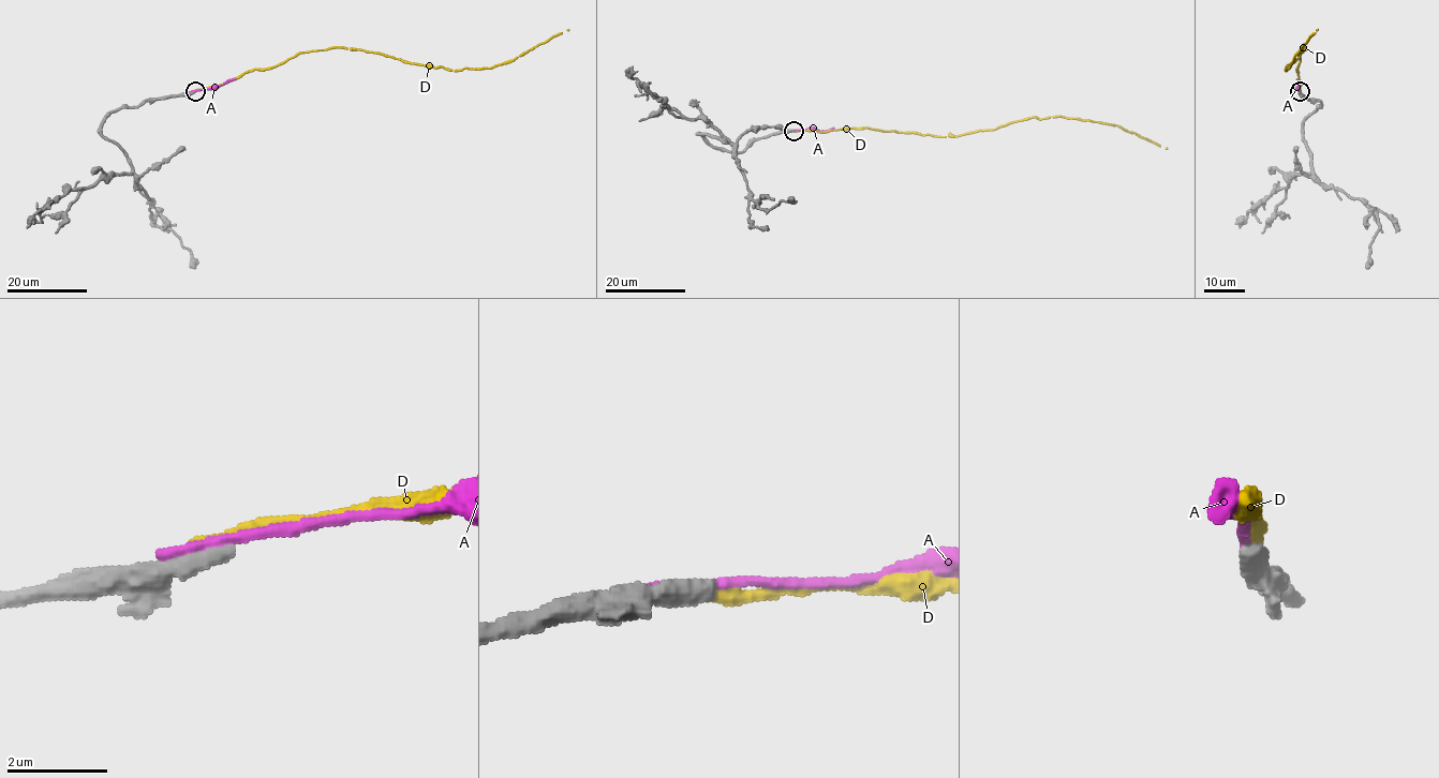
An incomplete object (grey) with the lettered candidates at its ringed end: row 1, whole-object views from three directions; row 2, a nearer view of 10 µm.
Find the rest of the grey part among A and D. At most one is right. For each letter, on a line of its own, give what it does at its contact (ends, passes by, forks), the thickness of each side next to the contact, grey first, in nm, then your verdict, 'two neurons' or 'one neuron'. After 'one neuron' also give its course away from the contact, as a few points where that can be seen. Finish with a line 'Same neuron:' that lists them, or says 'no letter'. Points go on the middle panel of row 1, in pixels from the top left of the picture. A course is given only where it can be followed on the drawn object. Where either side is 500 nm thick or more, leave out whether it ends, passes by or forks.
A: 550/240 nm | two neurons
D: it ends | 480/280 nm | two neurons
Same neuron: no letter

